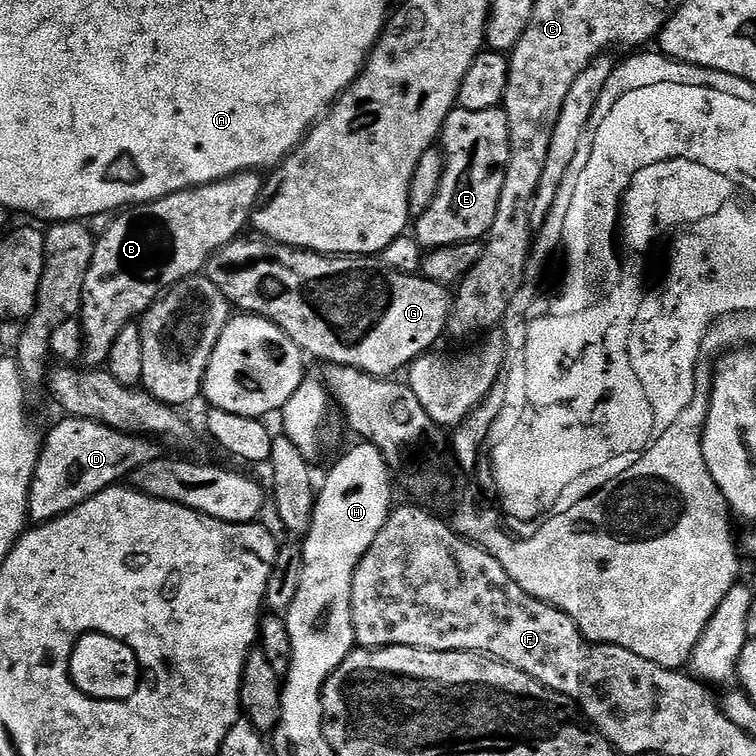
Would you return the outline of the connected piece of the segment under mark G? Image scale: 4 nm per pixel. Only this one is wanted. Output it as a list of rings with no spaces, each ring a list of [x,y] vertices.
[[[241,234],[236,240],[230,241],[226,246],[219,248],[210,259],[206,275],[222,294],[226,294],[228,303],[233,309],[250,316],[261,316],[264,320],[274,322],[289,338],[292,339],[305,357],[316,360],[324,360],[328,364],[340,364],[343,368],[357,368],[371,376],[395,377],[403,373],[408,365],[426,352],[433,351],[440,340],[440,335],[448,332],[448,319],[452,313],[453,293],[447,287],[433,280],[428,280],[422,274],[410,274],[396,272],[383,259],[375,256],[325,256],[323,252],[310,252],[298,248],[287,248],[285,244],[279,244],[259,234]]]

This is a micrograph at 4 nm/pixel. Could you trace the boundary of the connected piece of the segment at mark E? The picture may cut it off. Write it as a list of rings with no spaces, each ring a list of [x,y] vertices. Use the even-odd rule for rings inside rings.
[[[503,107],[490,110],[453,108],[444,123],[442,151],[444,173],[442,186],[438,186],[438,198],[434,198],[426,214],[414,220],[414,237],[424,250],[465,244],[471,240],[483,241],[487,237],[494,214],[498,214],[498,198],[510,162],[510,126]]]

